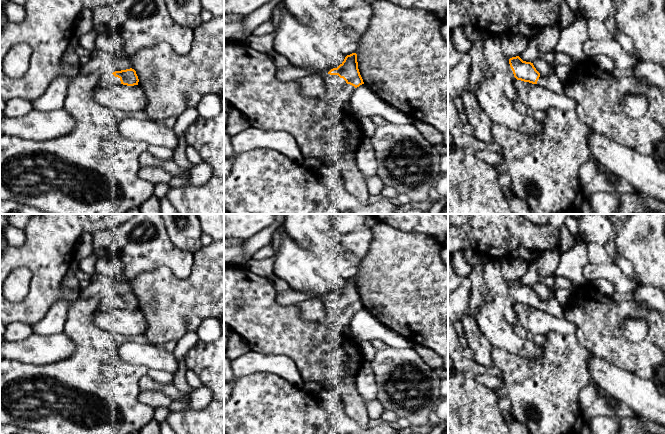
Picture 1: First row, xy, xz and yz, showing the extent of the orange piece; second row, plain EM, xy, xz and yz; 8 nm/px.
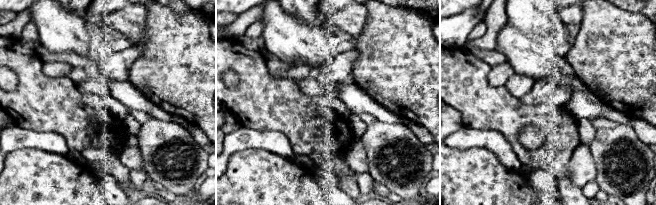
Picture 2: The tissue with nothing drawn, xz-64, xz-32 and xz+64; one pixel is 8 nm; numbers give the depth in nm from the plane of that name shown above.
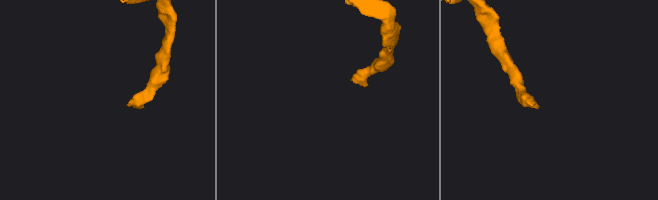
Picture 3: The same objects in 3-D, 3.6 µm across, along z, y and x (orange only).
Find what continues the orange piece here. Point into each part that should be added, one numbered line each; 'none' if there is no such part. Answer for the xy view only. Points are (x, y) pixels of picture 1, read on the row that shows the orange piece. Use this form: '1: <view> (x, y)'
1: xy (107, 80)

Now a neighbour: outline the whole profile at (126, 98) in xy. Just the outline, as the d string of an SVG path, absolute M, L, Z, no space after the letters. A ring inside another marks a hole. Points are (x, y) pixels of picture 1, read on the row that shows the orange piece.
M120 85L109 88L95 87L93 98L99 104L116 111L144 111L147 105L147 98L139 85Z

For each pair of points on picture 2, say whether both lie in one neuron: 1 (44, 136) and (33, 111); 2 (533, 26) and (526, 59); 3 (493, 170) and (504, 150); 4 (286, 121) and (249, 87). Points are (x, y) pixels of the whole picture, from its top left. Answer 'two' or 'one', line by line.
1: two
2: two
3: two
4: one

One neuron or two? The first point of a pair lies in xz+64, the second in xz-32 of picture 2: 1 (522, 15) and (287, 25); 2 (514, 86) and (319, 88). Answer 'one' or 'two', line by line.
1: two
2: one

